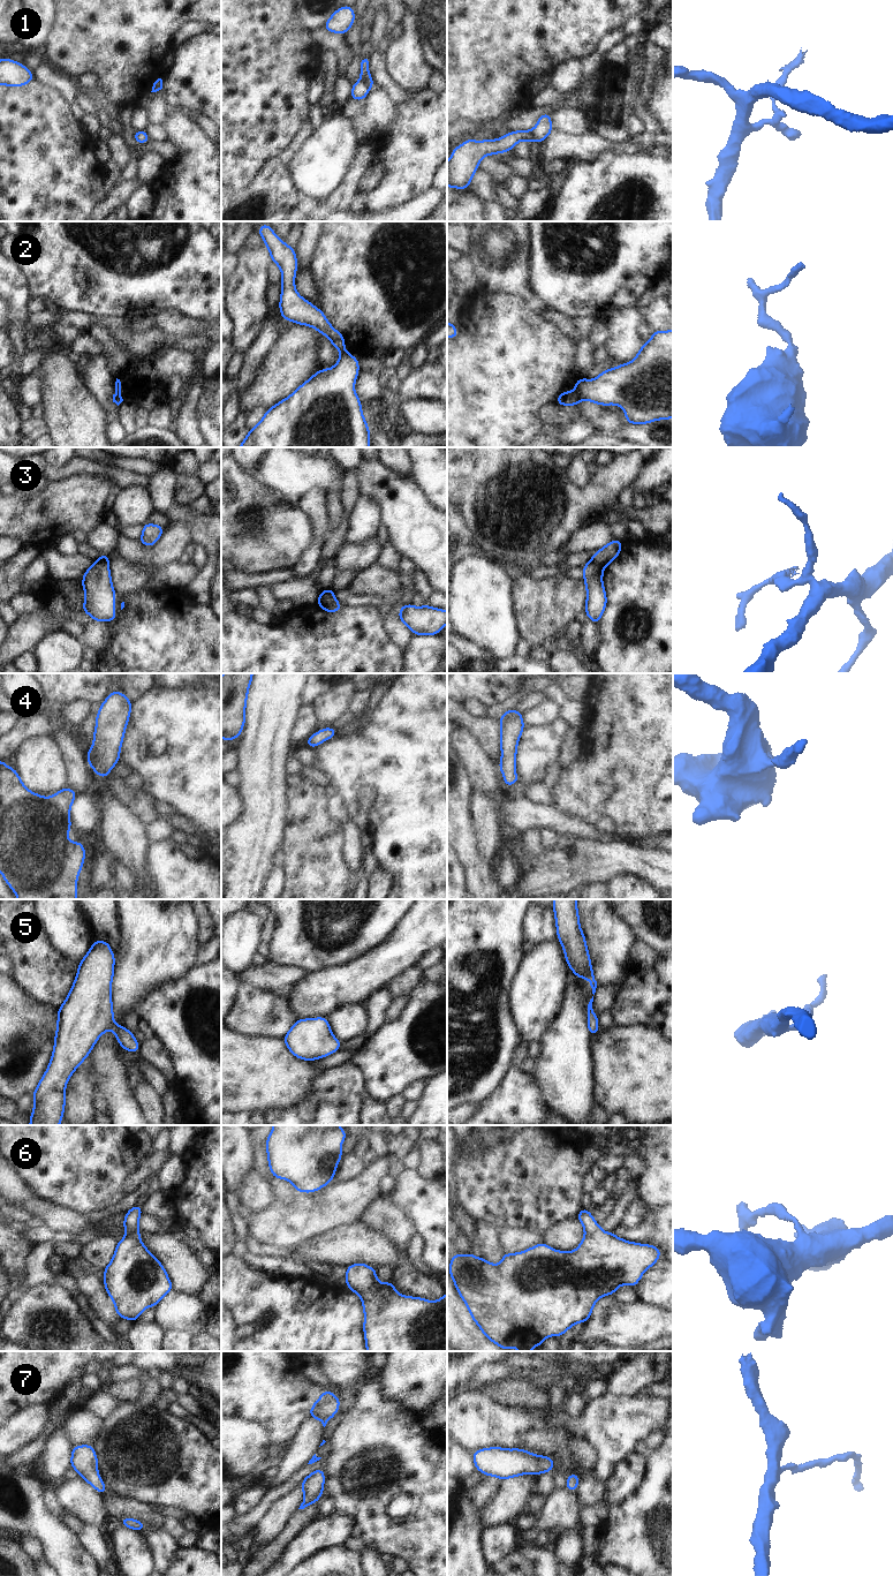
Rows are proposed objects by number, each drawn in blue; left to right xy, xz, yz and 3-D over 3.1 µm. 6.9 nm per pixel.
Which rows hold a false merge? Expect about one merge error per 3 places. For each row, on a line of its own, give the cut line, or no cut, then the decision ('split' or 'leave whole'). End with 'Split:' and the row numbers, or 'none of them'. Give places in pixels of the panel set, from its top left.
1: cut in xz along (361, 78), (369, 89); split
2: cut in yz along (574, 391), (580, 399); split
3: cut in yz along (591, 560), (604, 567); split
4: no cut; leave whole
5: no cut; leave whole
6: no cut; leave whole
7: no cut; leave whole
Split: 1, 2, 3

